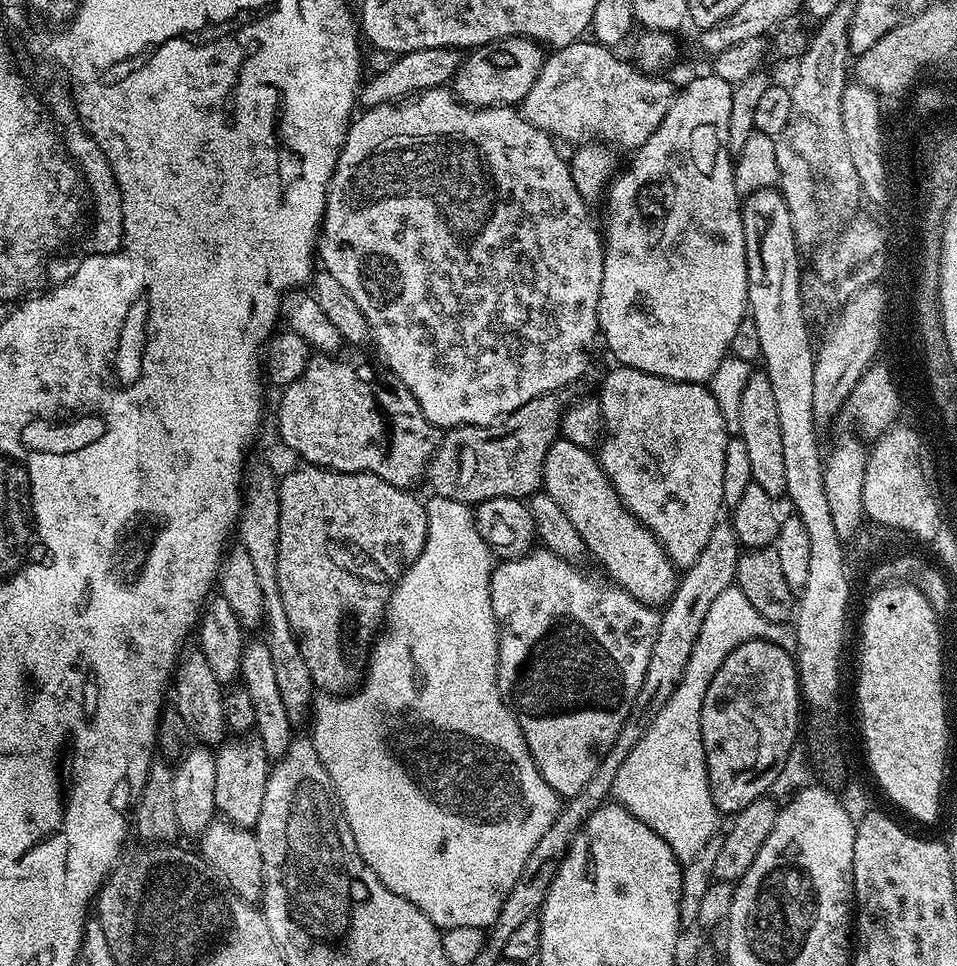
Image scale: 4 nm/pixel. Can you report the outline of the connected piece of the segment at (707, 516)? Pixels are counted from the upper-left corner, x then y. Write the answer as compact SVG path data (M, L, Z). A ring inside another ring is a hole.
M616 366L613 369L613 372L601 382L600 389L598 389L600 405L602 406L602 422L604 423L604 434L598 445L600 465L610 478L618 498L622 498L622 502L630 510L630 514L634 514L634 518L638 518L638 522L642 522L642 526L646 526L652 531L654 538L658 538L658 542L664 547L666 554L671 558L677 569L688 569L694 566L699 555L702 554L702 550L705 549L706 542L709 541L710 534L716 524L721 523L720 508L725 507L722 498L722 473L726 463L726 446L730 439L730 433L722 418L722 410L718 410L718 402L714 398L714 394L704 384L667 380L666 378L658 378L654 374L646 374L642 370L623 366Z

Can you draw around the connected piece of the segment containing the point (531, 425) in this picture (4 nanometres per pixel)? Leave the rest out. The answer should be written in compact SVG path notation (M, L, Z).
M548 392L538 398L530 398L526 406L518 406L509 416L487 426L464 424L460 428L450 428L443 433L432 463L428 465L427 483L432 483L431 491L442 498L457 500L475 506L490 498L528 498L541 491L544 482L544 459L550 446L560 436L560 419L566 407L563 395Z

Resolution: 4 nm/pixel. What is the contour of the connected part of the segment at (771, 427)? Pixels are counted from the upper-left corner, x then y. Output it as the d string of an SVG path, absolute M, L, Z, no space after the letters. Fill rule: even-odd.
M753 371L746 382L746 390L742 390L742 407L738 418L738 435L742 442L746 442L753 484L762 486L762 490L766 490L766 494L774 498L783 497L786 493L786 461L782 455L782 426L778 422L778 405L774 399L774 390L764 371Z

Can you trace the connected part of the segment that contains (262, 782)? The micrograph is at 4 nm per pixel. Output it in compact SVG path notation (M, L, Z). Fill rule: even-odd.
M232 738L219 745L215 754L214 802L217 813L229 824L249 830L255 829L258 814L262 814L262 797L266 794L270 771L270 758L262 742L258 738Z

